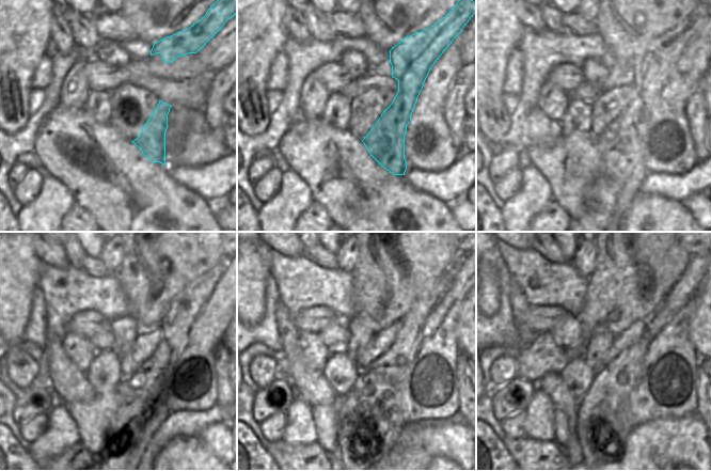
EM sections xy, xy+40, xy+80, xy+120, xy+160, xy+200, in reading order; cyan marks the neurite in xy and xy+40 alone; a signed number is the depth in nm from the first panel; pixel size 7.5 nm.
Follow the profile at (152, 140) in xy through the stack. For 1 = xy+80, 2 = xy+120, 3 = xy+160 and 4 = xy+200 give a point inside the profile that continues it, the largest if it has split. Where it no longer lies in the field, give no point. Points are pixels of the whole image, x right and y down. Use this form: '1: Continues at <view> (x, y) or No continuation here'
1: Continues at xy+80 (620, 150)
2: Continues at xy+120 (139, 397)
3: Continues at xy+160 (375, 392)
4: Continues at xy+200 (607, 397)

